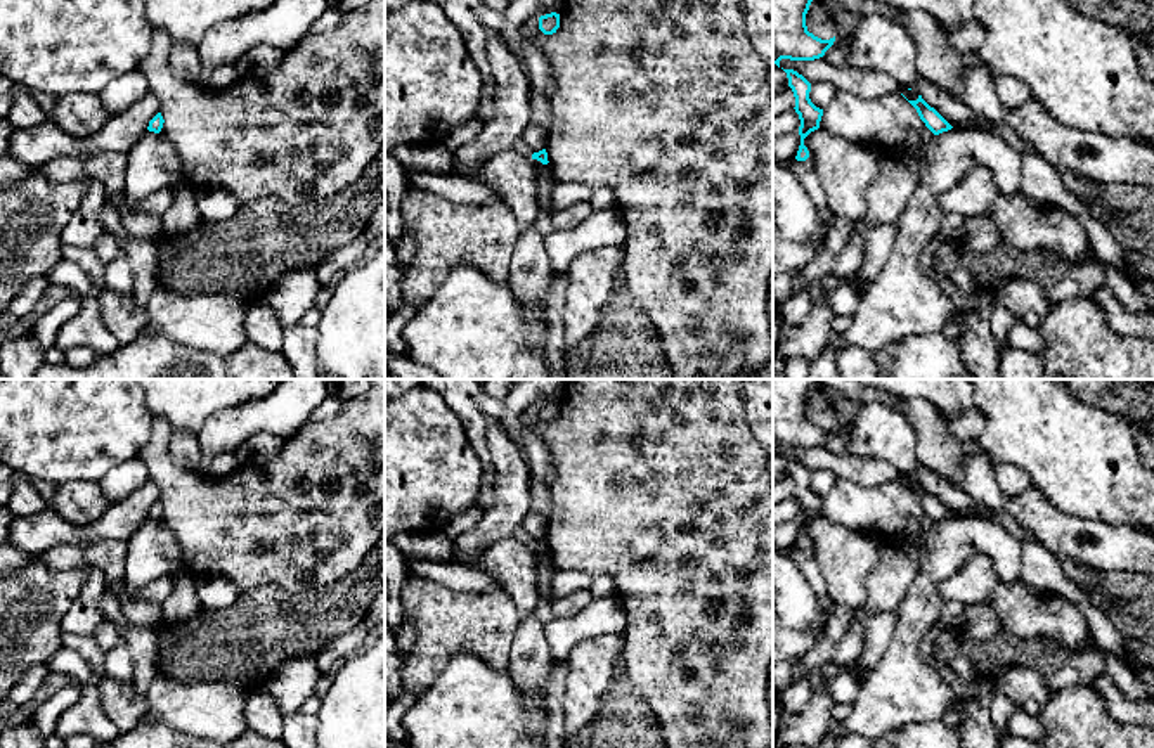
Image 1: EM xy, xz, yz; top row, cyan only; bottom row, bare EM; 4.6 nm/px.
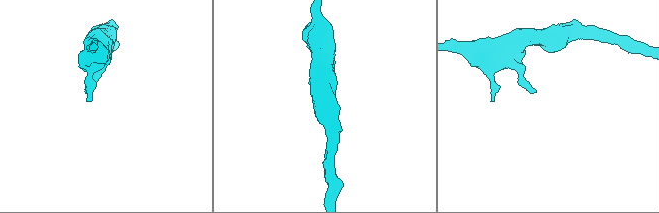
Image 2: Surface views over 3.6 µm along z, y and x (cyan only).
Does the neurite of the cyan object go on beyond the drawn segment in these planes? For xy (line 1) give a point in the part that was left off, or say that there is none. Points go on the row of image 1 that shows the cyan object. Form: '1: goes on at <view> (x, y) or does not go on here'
1: does not go on here

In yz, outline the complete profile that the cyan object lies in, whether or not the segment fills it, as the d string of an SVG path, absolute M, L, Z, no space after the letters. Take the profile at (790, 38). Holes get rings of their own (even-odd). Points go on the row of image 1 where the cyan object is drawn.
M773 0L773 64L781 59L814 61L825 55L835 36L821 40L807 31L806 14L813 0Z

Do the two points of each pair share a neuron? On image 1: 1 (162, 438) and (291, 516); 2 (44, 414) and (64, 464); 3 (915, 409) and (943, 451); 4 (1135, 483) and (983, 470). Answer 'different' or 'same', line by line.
1: same
2: same
3: same
4: different

